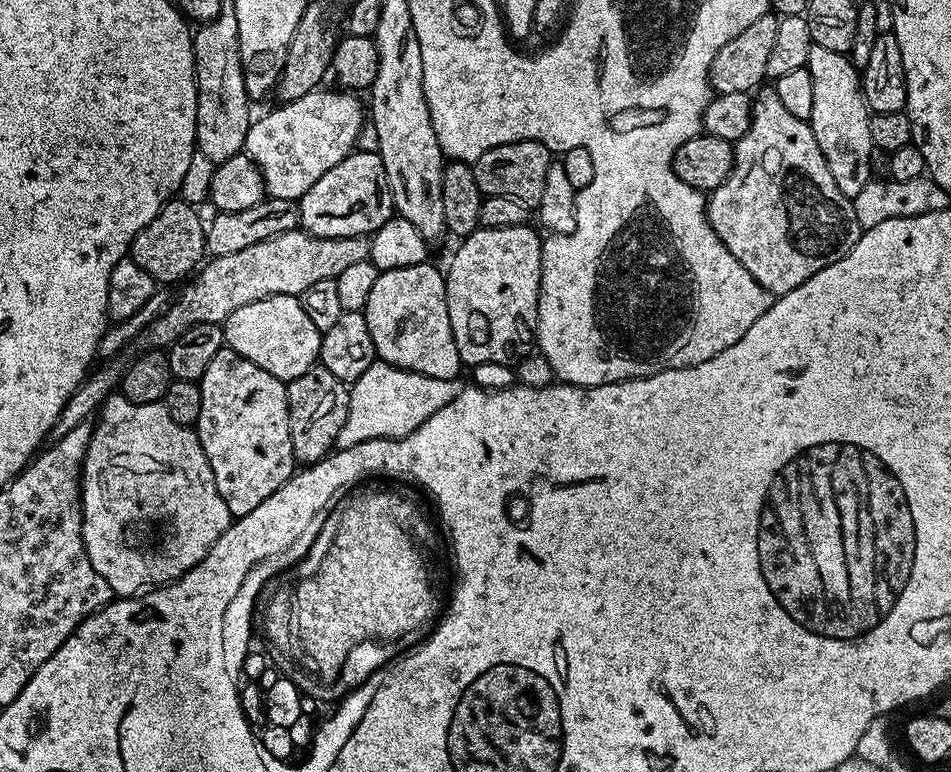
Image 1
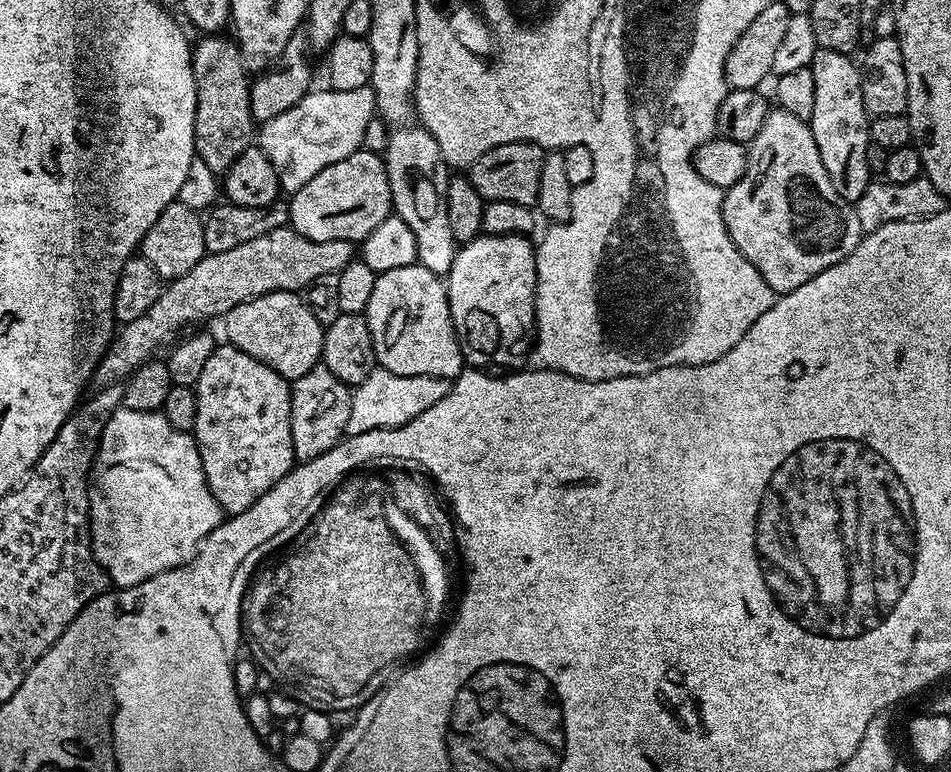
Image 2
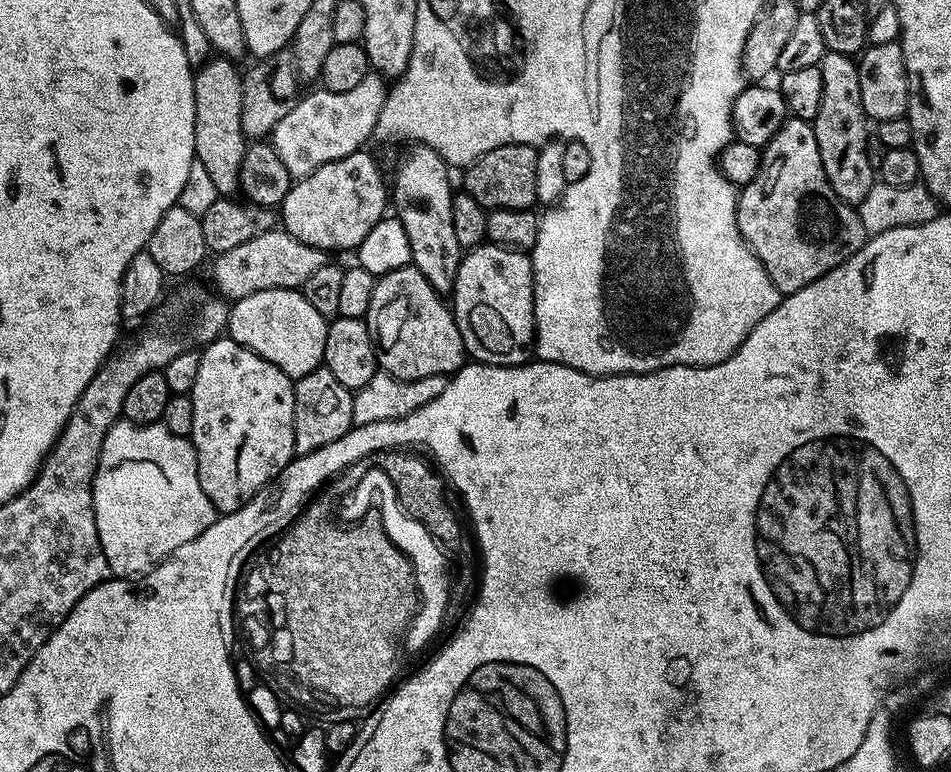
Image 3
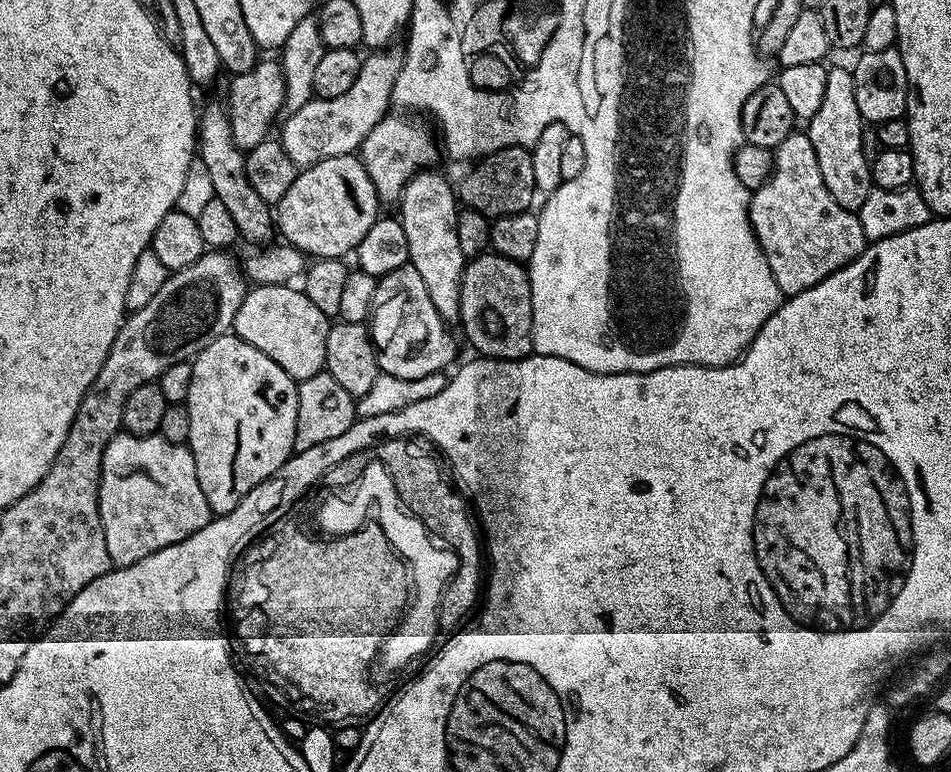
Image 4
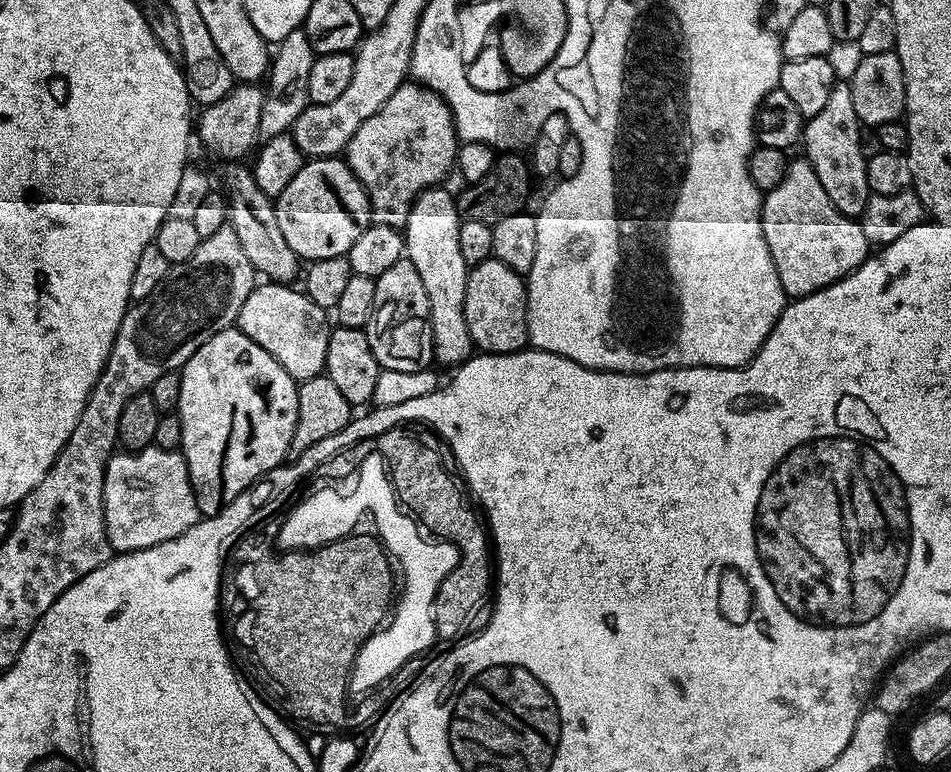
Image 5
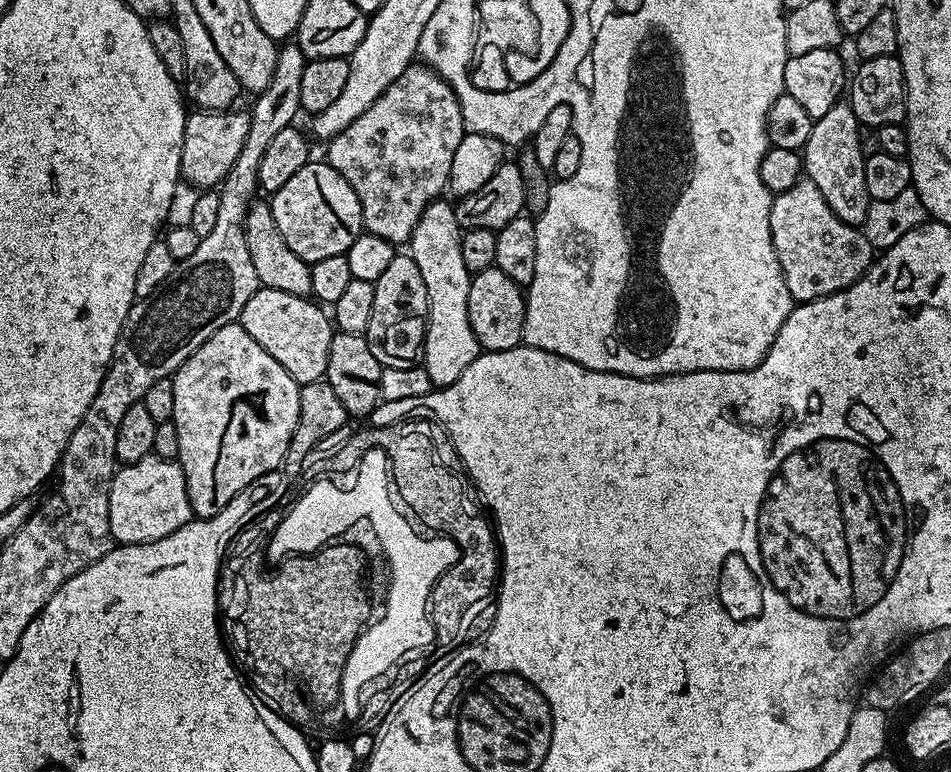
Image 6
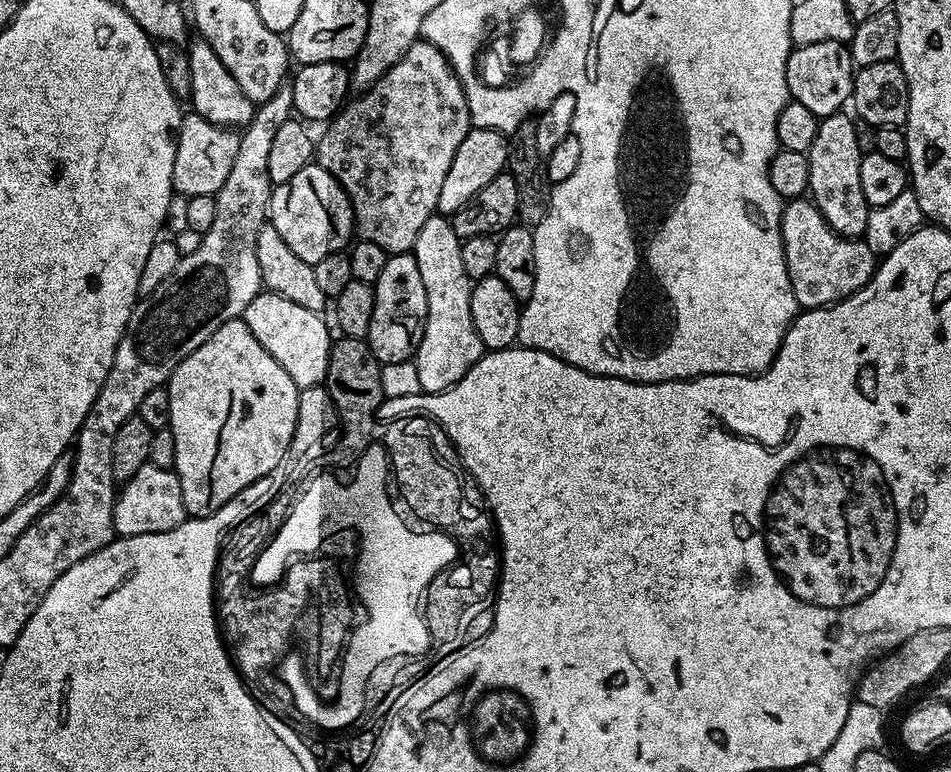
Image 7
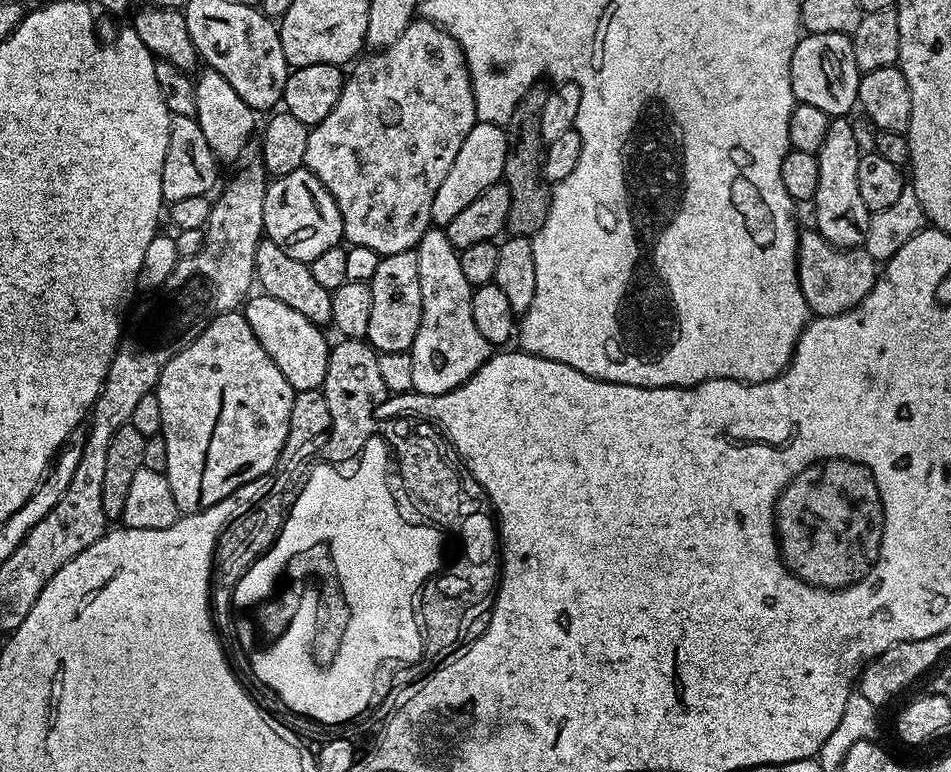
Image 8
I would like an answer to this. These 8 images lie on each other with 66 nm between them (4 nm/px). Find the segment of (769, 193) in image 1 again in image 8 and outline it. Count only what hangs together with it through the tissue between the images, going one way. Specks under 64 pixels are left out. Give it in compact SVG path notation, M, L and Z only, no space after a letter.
M815 230L799 233L798 267L808 311L816 316L837 316L856 308L872 292L878 275L878 261L863 246L847 250L835 248Z

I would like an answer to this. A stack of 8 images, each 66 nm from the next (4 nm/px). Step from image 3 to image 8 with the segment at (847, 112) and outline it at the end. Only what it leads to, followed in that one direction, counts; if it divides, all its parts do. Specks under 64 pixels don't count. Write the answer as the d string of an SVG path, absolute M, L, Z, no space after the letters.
M848 118L833 119L828 125L820 151L816 153L818 190L814 201L814 228L822 234L822 238L826 238L826 242L841 250L863 246L872 217L866 202L862 202L862 193L858 190L858 162L862 147L860 148L859 142L856 141L856 132L850 121Z

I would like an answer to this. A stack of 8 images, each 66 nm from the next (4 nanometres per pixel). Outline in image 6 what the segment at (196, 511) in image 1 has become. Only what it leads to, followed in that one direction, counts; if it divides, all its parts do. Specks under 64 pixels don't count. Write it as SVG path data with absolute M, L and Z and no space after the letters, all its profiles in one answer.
M155 454L133 464L117 467L110 486L110 534L117 545L145 544L174 534L194 519L190 498L186 494L186 478L176 460L158 458Z

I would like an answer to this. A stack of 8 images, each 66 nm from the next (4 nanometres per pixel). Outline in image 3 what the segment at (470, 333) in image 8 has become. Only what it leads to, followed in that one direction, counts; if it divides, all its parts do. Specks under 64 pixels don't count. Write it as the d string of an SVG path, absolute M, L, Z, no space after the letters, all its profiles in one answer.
M412 146L408 157L396 168L396 181L391 181L390 196L394 201L395 215L406 226L406 238L410 238L412 264L441 294L451 293L458 266L462 259L462 250L458 246L458 237L454 234L454 221L450 215L450 206L454 187L448 181L449 165L430 146Z

